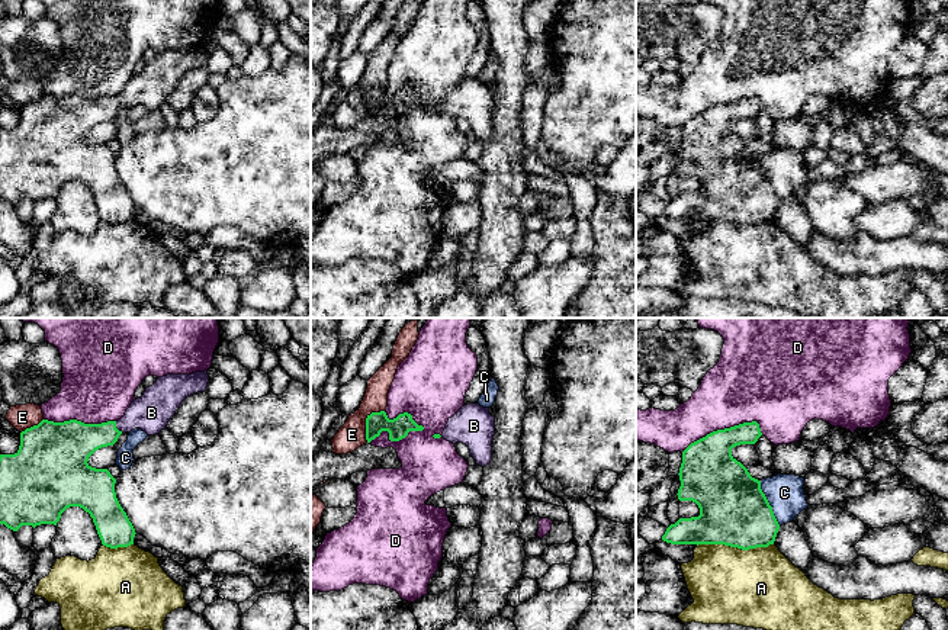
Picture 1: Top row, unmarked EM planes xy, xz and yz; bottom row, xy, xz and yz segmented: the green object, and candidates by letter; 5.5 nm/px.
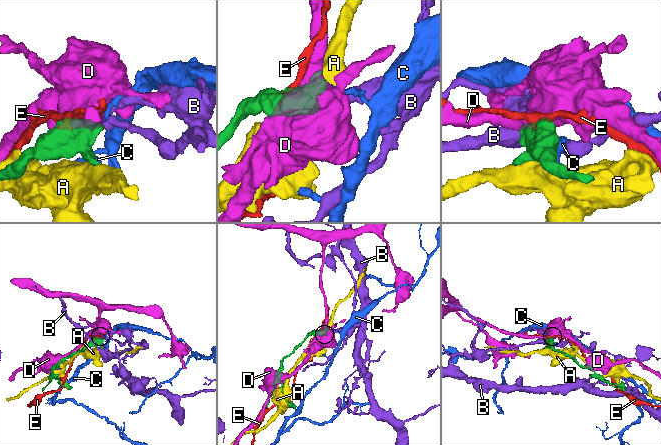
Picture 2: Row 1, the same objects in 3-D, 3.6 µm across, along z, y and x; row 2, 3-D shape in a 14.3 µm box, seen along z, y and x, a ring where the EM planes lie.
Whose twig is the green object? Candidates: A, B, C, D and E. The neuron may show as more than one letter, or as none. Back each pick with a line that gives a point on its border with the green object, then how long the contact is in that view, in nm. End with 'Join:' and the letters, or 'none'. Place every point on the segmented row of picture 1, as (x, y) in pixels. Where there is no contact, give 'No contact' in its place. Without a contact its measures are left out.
B: Touches green at xy (115, 427). Shared border 80 nm
Join: B

